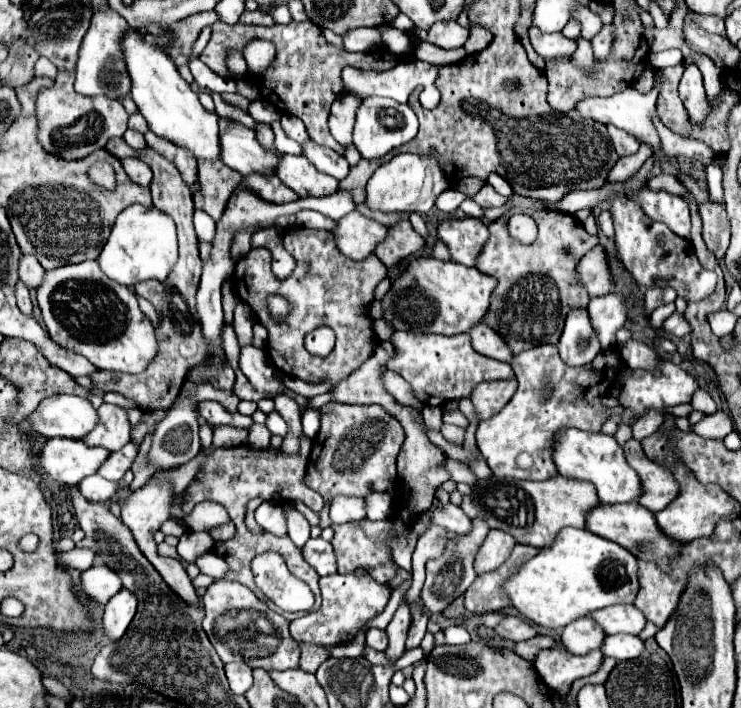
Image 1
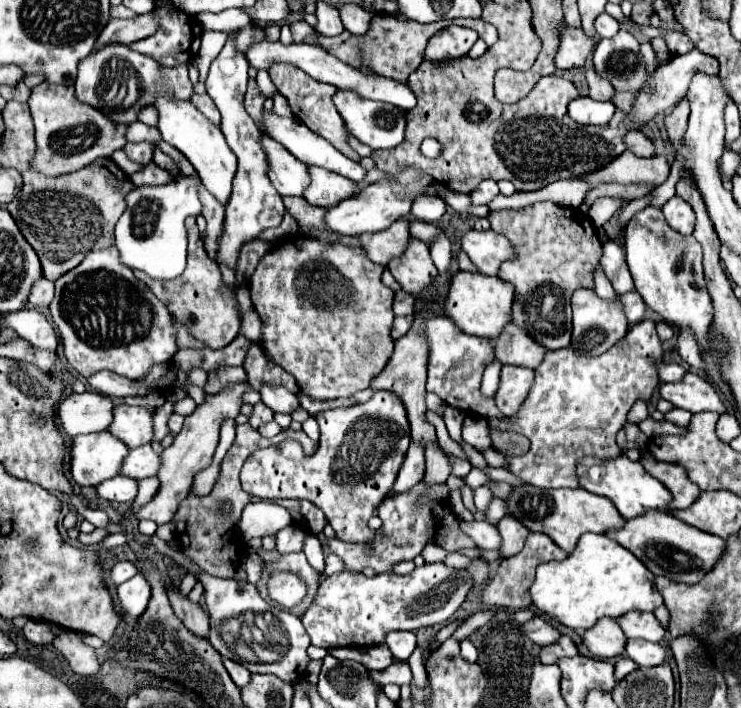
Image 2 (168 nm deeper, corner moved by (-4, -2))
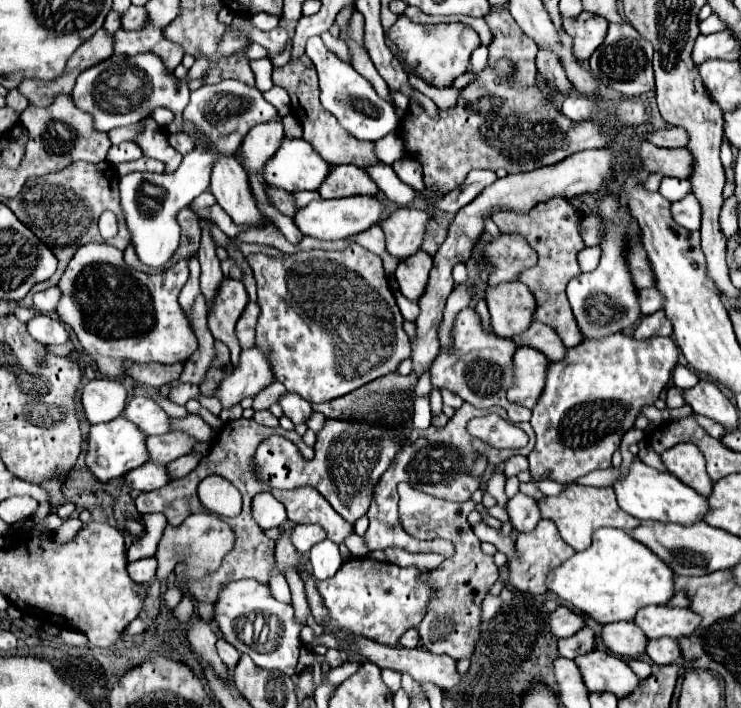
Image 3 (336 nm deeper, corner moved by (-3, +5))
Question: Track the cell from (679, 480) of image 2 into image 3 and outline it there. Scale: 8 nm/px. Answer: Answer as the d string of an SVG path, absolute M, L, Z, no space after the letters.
M679 443L673 449L661 453L665 469L679 477L681 483L695 489L699 495L709 495L713 481L705 473L705 459L693 443Z

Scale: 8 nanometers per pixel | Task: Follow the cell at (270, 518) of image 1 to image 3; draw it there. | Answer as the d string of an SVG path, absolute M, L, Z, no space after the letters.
M297 525L297 529L291 529L291 533L293 547L301 553L307 553L315 541L325 539L325 531L319 525Z

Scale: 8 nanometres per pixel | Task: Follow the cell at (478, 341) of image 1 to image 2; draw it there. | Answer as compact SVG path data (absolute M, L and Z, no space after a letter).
M508 324L500 338L494 340L494 352L502 364L536 368L548 350L536 340L530 340L530 336L526 336L526 332L522 332L516 324Z

